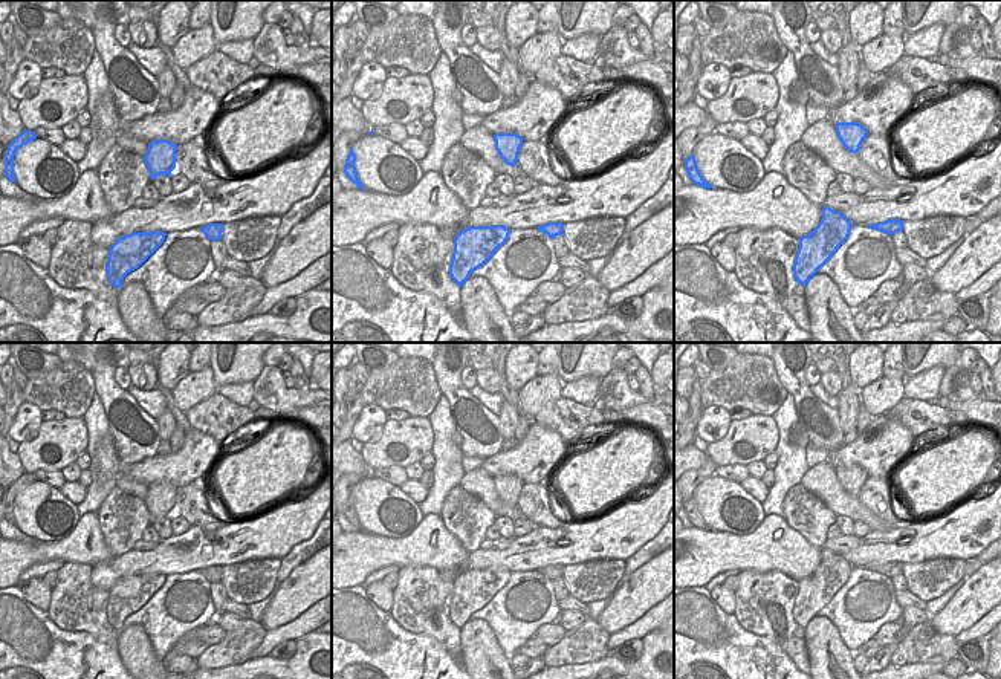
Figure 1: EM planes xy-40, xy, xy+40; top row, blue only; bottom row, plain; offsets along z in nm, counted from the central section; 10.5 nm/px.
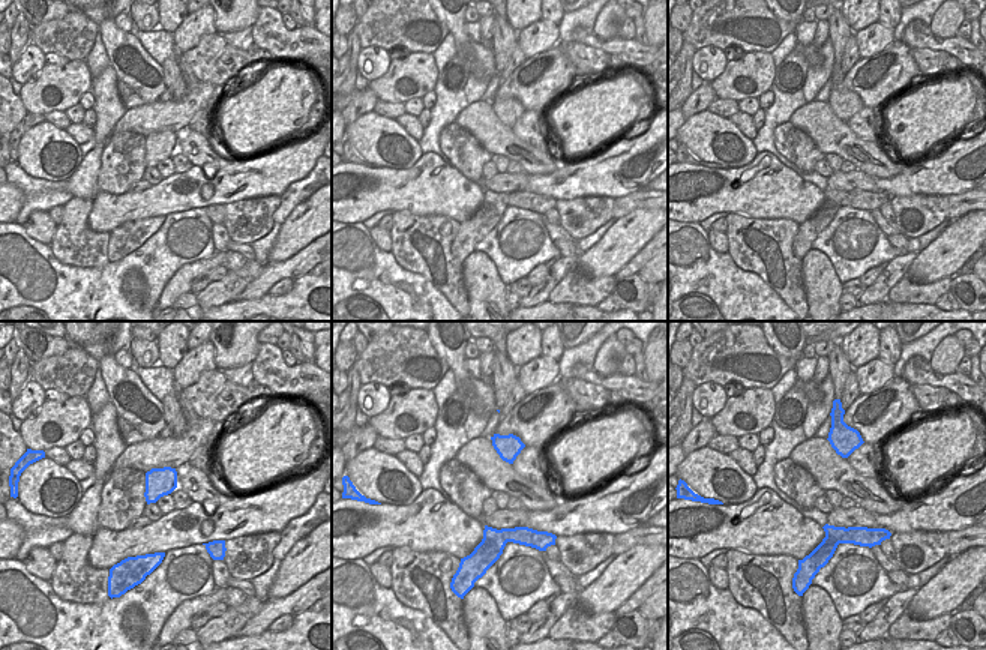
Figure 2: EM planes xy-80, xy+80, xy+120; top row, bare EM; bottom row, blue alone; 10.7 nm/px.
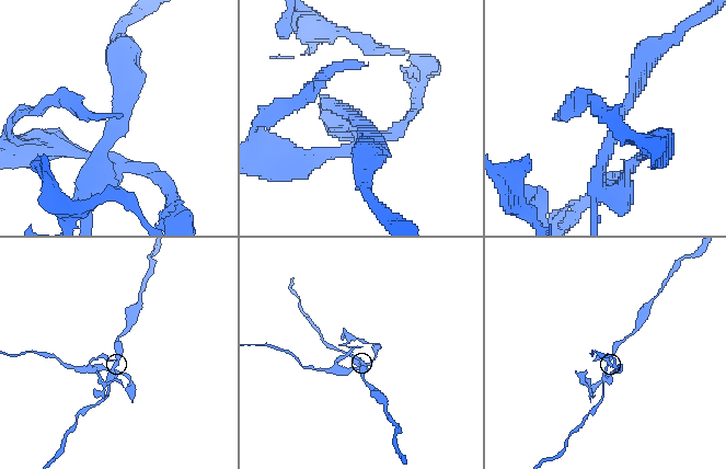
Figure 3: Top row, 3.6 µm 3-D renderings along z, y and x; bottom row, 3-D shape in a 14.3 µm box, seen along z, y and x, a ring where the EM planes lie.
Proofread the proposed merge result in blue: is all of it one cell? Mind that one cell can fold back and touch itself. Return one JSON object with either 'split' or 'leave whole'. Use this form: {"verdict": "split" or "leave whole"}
{"verdict": "split"}

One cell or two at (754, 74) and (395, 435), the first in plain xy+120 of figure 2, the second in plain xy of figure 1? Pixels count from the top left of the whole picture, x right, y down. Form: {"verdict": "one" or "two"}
{"verdict": "one"}

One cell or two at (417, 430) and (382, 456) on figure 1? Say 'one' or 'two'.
one

